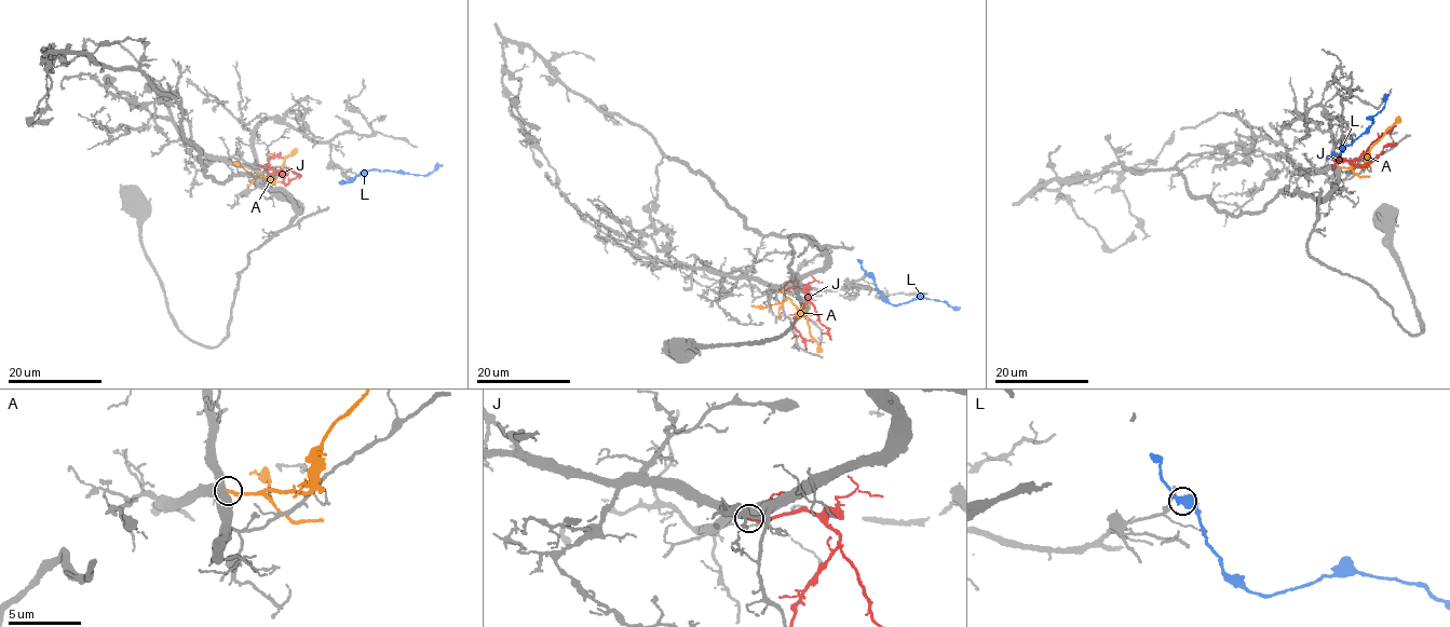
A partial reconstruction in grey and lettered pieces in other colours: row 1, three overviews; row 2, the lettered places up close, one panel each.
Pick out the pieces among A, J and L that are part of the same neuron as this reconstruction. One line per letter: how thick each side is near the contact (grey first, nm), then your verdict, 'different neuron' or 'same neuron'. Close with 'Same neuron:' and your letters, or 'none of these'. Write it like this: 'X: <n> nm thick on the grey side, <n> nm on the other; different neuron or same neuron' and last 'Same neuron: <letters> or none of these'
A: 600 nm thick on the grey side, 260 nm on the other; different neuron
J: 480 nm thick on the grey side, 170 nm on the other; same neuron
L: 140 nm thick on the grey side, 550 nm on the other; different neuron
Same neuron: J

